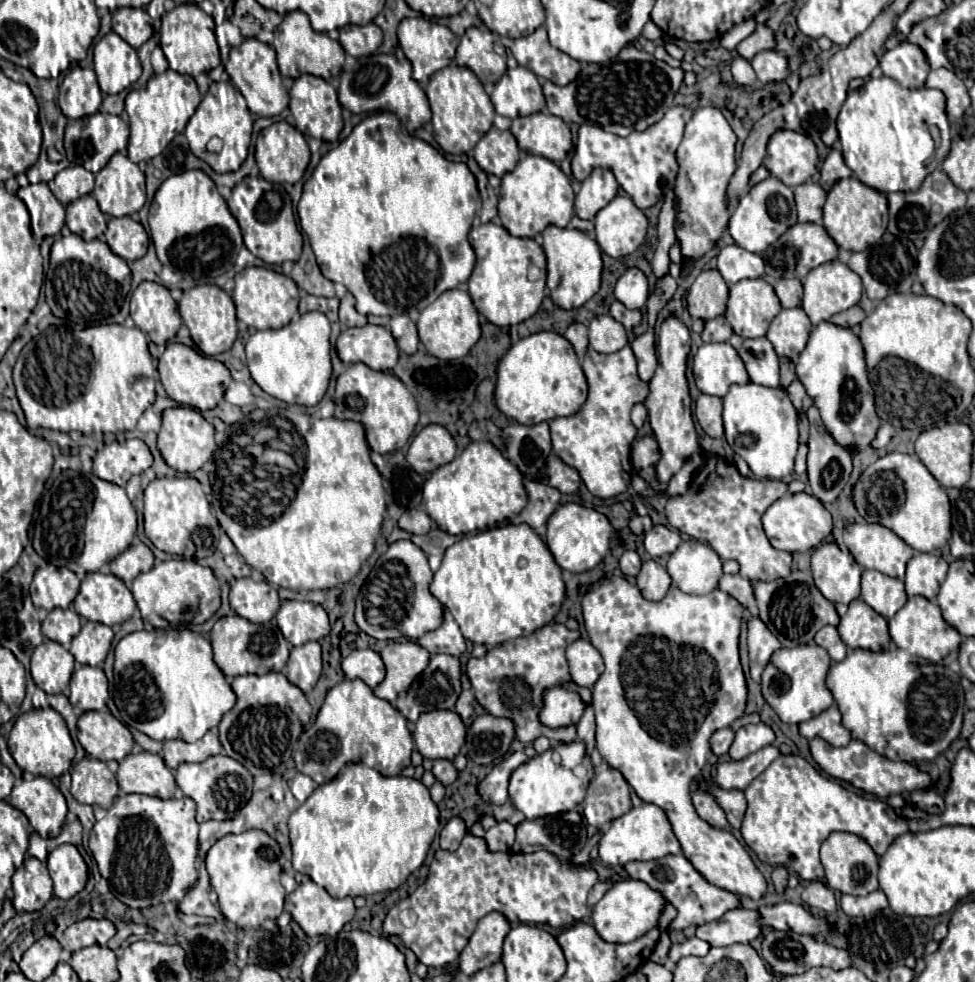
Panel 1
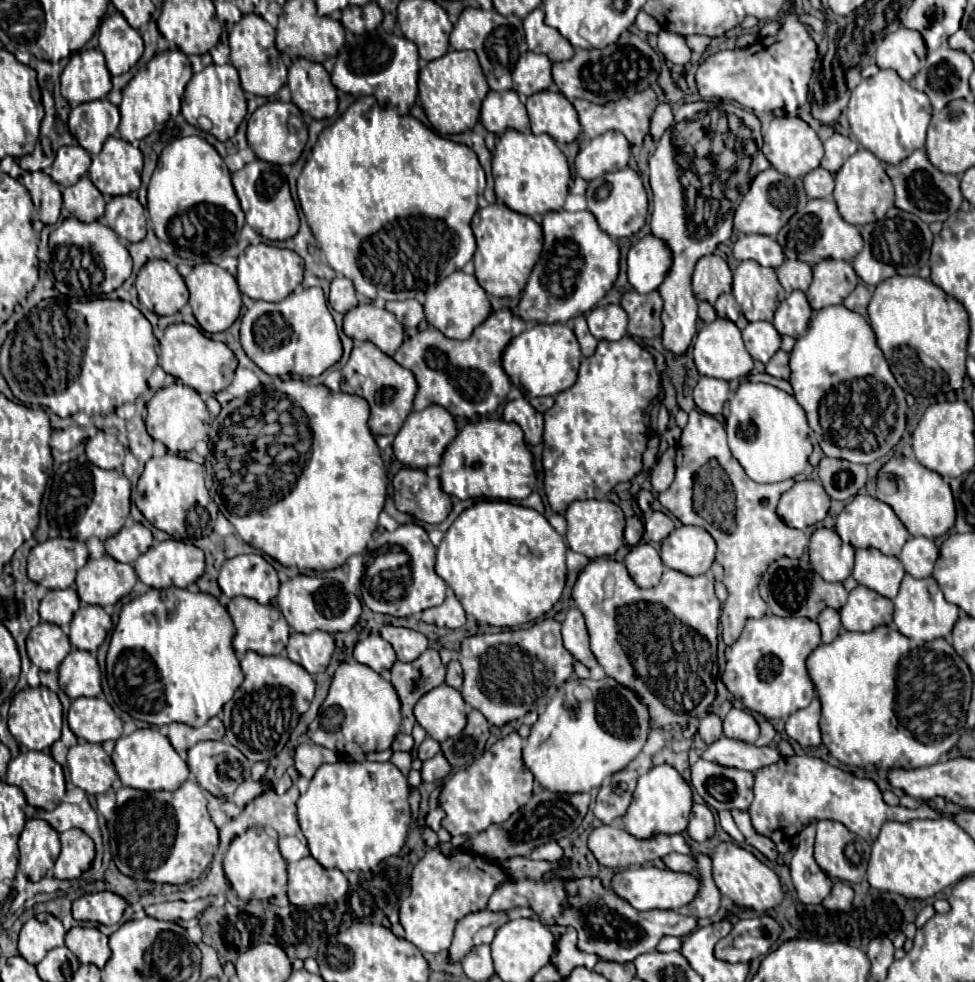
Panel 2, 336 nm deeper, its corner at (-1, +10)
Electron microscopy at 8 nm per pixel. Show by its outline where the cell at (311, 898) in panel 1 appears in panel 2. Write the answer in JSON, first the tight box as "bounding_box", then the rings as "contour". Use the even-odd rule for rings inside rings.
{"bounding_box":[288,855,349,907],"contour":[[[312,855],[288,865],[288,899],[295,907],[331,905],[347,897],[349,882],[338,869],[324,869]]]}

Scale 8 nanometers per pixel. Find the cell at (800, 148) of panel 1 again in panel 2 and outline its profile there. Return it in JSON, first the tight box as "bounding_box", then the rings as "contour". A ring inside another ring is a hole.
{"bounding_box":[762,117,824,177],"contour":[[[776,117],[764,133],[762,151],[770,165],[788,177],[804,177],[806,173],[820,165],[820,159],[824,156],[823,144],[818,139],[816,131],[800,117]]]}

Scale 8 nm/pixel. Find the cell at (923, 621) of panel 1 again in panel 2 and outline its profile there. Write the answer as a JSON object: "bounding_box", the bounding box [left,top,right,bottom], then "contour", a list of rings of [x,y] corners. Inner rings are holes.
{"bounding_box":[894,575,958,637],"contour":[[[904,575],[900,591],[894,599],[894,625],[898,627],[898,631],[906,637],[920,637],[922,629],[926,625],[944,625],[944,629],[950,633],[954,623],[958,619],[958,607],[948,603],[940,591],[940,585],[936,583],[936,579],[926,577],[926,579],[916,579],[912,575]]]}

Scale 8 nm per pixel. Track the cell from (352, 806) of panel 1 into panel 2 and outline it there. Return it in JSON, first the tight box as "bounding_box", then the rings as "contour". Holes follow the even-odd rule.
{"bounding_box":[298,761,410,873],"contour":[[[356,761],[356,763],[332,763],[322,765],[316,775],[310,779],[308,791],[298,799],[298,821],[304,837],[308,839],[308,847],[312,857],[322,867],[336,867],[342,873],[348,871],[368,871],[376,867],[382,859],[396,855],[408,835],[410,805],[408,805],[408,781],[400,773],[396,765],[388,763],[372,763],[372,761]]]}

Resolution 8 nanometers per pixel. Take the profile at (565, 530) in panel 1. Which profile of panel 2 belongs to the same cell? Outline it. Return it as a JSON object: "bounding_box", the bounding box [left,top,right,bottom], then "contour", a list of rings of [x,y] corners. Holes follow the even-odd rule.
{"bounding_box":[566,499,624,559],"contour":[[[590,499],[590,501],[574,501],[566,511],[566,541],[568,547],[576,553],[586,555],[588,559],[596,557],[610,557],[624,545],[624,513],[618,505],[604,499]]]}

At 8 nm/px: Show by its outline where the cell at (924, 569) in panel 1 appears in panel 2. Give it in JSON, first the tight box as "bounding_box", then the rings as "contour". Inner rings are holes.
{"bounding_box":[898,537,938,579],"contour":[[[912,537],[902,547],[902,553],[898,559],[912,577],[922,579],[922,577],[930,577],[932,567],[936,563],[936,555],[938,555],[938,549],[932,539]]]}

